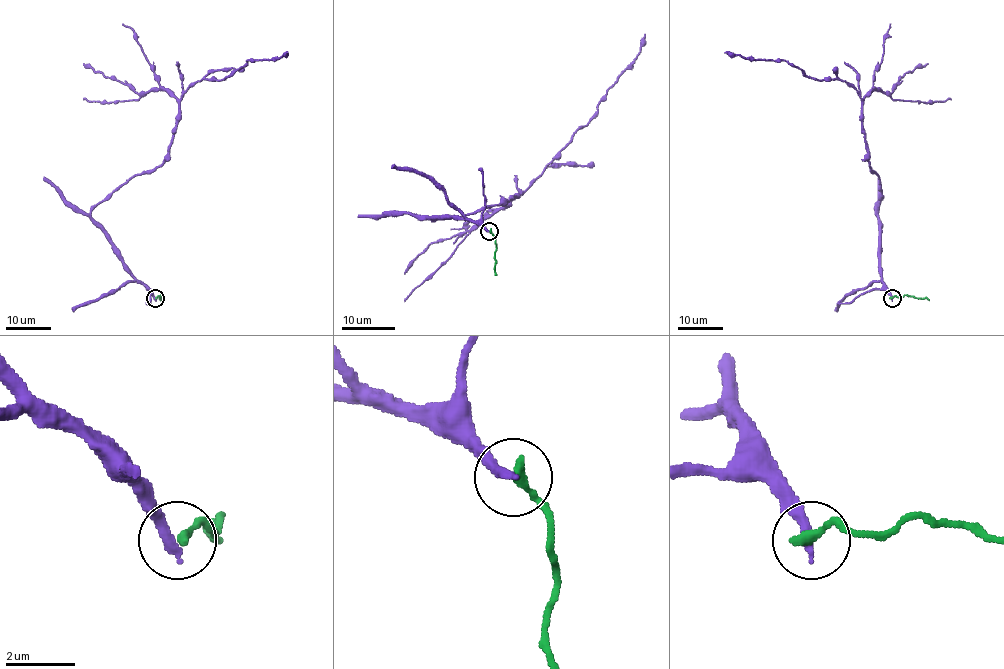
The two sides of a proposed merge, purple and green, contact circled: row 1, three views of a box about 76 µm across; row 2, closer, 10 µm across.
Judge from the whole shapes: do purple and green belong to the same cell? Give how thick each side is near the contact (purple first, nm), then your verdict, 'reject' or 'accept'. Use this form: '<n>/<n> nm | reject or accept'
340/300 nm | reject

